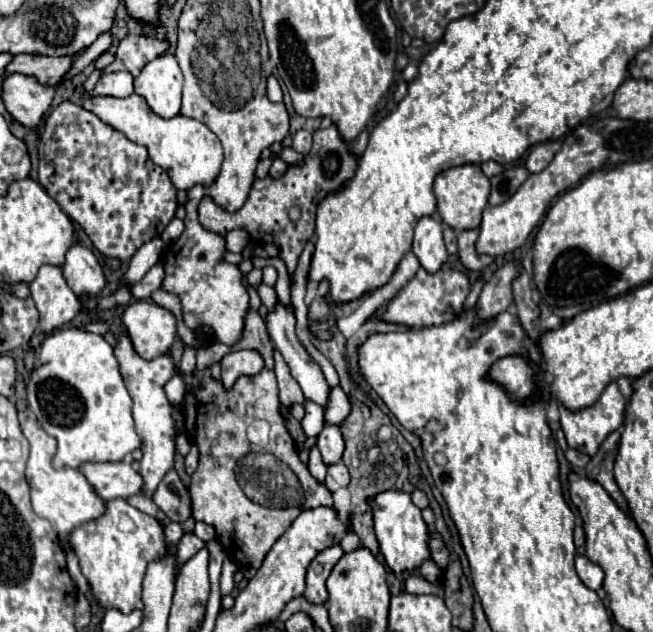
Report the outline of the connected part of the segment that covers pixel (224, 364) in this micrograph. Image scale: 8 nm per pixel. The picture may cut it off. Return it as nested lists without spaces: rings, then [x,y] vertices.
[[[239,350],[239,352],[229,352],[221,360],[221,380],[225,388],[231,388],[233,382],[247,374],[257,374],[263,370],[263,356],[257,350]]]

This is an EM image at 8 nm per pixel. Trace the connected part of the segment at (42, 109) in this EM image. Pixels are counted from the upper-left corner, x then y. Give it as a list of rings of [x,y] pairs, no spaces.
[[[13,74],[3,80],[3,102],[7,112],[25,128],[35,130],[49,110],[55,88],[41,86],[35,78]]]

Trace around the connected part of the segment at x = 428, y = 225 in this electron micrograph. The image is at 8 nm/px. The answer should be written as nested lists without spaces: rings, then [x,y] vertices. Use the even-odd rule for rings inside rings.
[[[423,216],[415,226],[413,238],[413,254],[417,256],[419,264],[429,272],[435,274],[447,262],[447,250],[443,244],[441,222],[431,216]]]

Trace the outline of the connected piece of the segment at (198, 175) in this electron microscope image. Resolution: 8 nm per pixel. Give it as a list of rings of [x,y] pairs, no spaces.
[[[131,94],[127,98],[87,96],[81,106],[107,122],[107,126],[123,132],[135,144],[145,146],[149,150],[149,158],[169,174],[179,190],[189,190],[195,184],[213,184],[215,174],[219,172],[223,162],[223,150],[219,138],[203,122],[185,116],[165,120],[157,116],[139,94]]]

